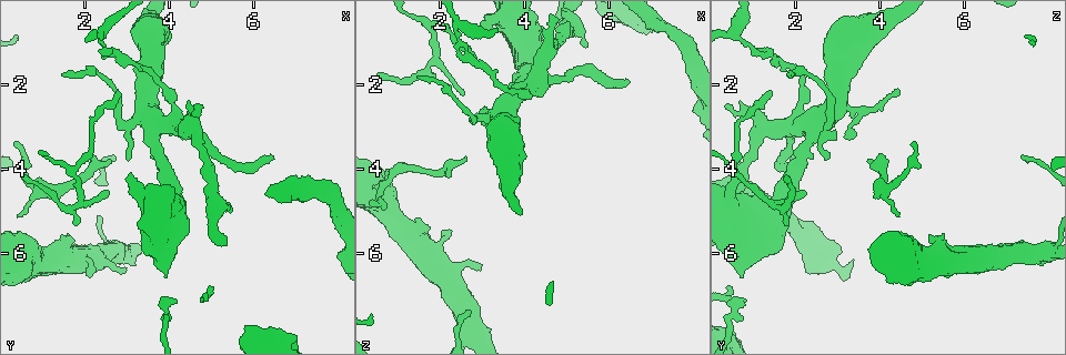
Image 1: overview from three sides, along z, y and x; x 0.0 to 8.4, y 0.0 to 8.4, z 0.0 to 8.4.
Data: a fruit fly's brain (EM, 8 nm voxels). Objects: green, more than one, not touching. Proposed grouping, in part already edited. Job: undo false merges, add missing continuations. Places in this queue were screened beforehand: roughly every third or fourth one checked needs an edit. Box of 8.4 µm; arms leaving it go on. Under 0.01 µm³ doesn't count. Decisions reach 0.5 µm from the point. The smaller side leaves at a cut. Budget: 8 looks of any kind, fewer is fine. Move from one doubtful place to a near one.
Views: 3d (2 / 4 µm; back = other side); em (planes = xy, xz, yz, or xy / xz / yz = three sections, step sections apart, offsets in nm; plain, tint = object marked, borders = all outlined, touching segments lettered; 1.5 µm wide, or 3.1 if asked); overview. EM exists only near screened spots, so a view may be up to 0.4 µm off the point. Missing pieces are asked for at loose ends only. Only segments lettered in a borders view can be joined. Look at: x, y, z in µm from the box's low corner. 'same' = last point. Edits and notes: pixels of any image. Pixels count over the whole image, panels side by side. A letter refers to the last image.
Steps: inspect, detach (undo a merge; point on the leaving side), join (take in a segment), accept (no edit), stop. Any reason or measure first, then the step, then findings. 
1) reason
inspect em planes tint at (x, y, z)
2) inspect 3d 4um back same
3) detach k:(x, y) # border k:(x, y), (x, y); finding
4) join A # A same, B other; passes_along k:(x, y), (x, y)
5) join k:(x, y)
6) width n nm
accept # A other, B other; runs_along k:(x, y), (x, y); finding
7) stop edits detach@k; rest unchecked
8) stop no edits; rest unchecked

an open end
inspect 3d 2um at (2.05, 6.55, 5.60)

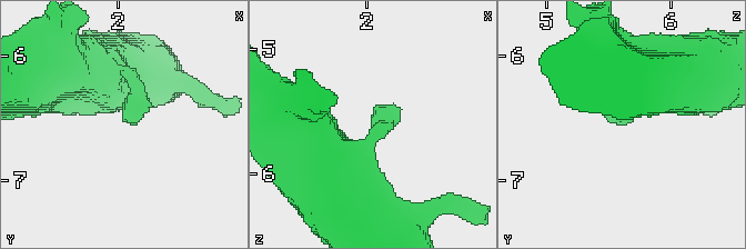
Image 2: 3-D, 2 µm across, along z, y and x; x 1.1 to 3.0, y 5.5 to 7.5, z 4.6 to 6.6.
need the tissue
inspect em planes tint at (2.10, 6.56, 5.62)

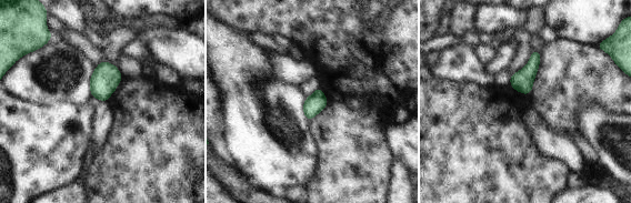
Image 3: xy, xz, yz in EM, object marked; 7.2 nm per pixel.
inspect em planes borders same

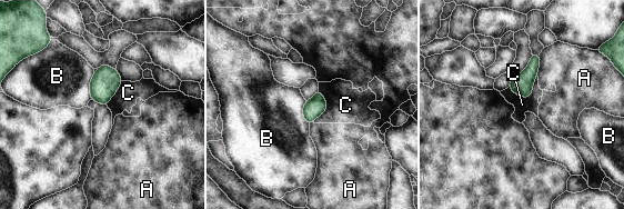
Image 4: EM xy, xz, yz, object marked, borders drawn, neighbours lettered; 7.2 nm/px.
longest_contact C 220 nm
accept # A other, B other, C other; none of them fits

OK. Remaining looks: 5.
tapers out
inspect em planes plain at (2.80, 2.20, 1.45)

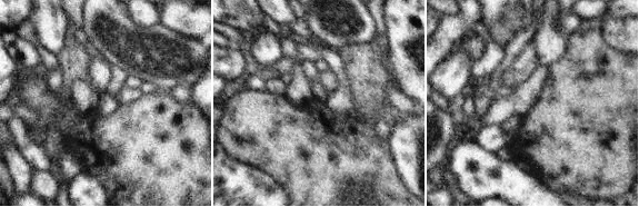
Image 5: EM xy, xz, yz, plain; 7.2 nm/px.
inspect em planes borders same

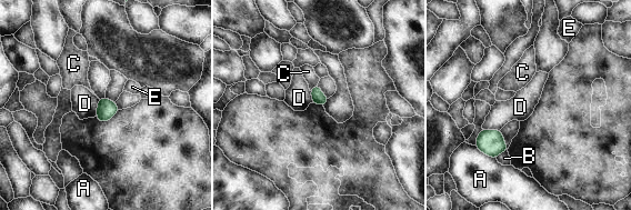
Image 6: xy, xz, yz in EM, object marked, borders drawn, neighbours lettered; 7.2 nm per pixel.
accept # A other, B other, C other, D other, E other; border 6:(99, 99), (96, 116); none of them fits

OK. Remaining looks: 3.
abrupt turn
inspect em xz step 4 tint at (2.40, 0.85, 0.60)

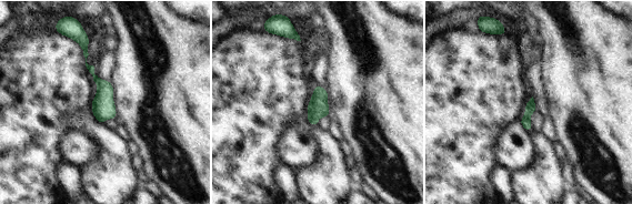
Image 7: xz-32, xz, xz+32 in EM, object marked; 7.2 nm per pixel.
inspect em planes borders same

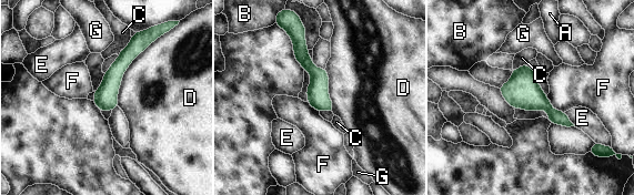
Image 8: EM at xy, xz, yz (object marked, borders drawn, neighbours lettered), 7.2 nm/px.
accept # A other, B other, C other, D other, E other, F other, G other; runs_along 8:(297, 36), (330, 108); all the same cell

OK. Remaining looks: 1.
stop no edits; rest unchecked

